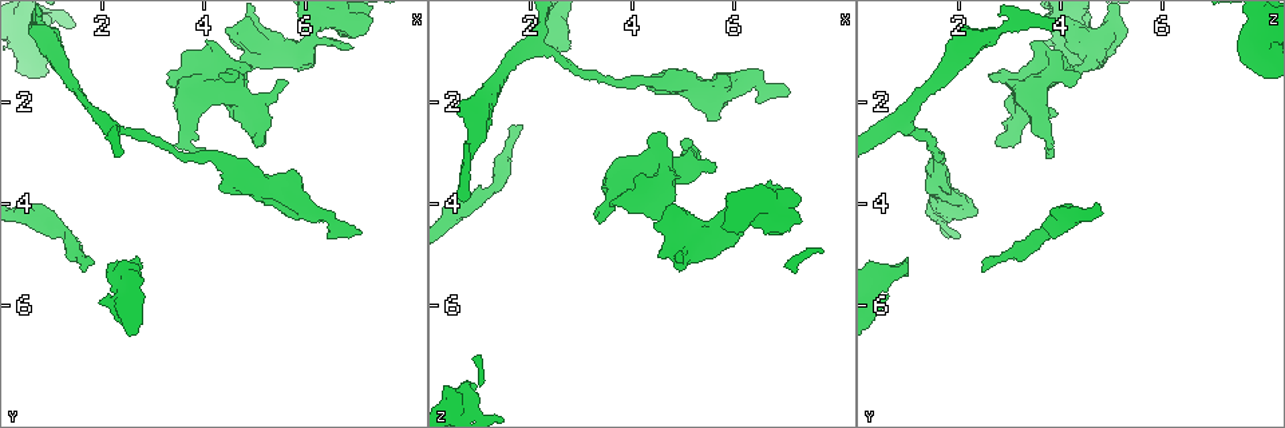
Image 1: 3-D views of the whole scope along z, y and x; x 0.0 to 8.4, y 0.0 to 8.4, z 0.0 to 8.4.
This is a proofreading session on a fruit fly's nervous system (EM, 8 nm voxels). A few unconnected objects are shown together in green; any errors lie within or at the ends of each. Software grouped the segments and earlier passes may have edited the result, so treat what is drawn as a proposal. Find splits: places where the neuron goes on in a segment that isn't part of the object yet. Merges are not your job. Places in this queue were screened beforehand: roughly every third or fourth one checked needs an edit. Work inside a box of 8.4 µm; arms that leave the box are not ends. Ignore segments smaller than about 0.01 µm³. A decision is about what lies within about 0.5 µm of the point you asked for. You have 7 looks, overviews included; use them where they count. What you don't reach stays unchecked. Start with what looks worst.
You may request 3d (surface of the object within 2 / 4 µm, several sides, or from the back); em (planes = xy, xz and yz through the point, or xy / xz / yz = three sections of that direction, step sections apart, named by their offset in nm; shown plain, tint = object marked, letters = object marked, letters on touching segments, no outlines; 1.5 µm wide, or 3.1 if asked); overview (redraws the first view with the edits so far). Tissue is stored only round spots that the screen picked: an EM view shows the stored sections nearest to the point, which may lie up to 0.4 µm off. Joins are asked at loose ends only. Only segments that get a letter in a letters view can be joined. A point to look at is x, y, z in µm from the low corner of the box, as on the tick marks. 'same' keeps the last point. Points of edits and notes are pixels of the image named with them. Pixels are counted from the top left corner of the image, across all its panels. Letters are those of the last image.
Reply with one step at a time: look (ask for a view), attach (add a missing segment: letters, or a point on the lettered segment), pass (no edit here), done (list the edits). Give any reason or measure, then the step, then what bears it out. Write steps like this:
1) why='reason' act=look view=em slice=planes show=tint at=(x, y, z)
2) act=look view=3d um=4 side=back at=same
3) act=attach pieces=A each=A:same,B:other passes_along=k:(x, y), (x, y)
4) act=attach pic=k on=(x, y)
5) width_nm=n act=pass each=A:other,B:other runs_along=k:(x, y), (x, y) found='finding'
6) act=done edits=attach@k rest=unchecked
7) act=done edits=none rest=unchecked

why='an open end' act=look view=3d um=4 at=(1.70, 5.30, 2.50)

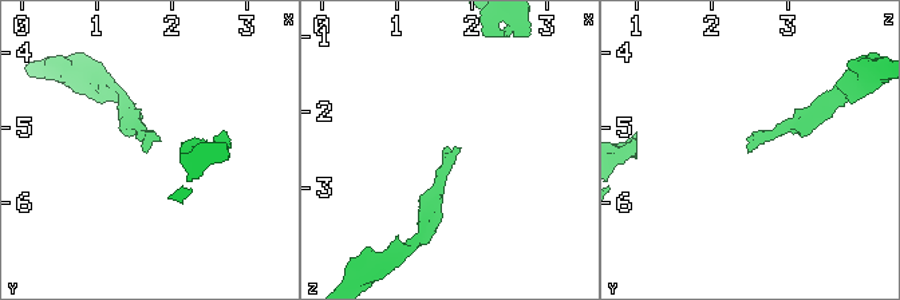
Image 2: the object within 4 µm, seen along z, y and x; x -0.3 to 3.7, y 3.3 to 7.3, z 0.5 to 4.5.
act=look view=em slice=xz step=8 show=tint at=(1.65, 5.40, 2.50)

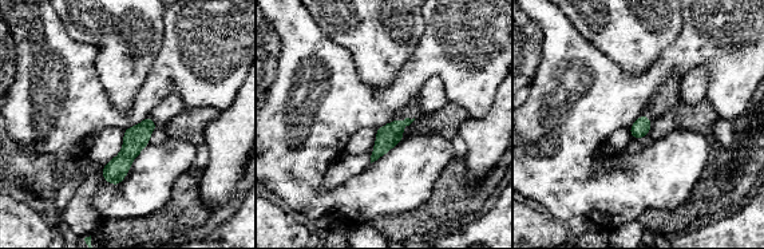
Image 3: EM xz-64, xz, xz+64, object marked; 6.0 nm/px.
act=look view=em slice=xy step=4 show=letters at=same

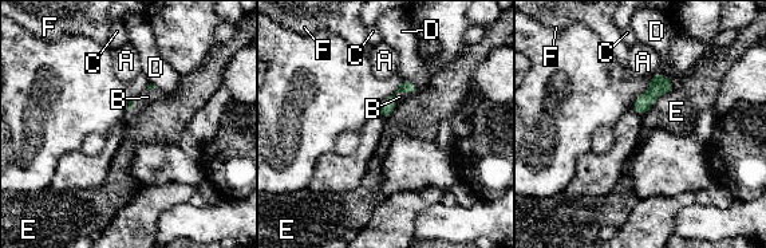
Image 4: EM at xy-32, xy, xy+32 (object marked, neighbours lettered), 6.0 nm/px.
act=attach pieces=B each=A:other,B:same,C:other,D:other,E:other,F:other found='it goes on there'

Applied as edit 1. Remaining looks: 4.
act=look view=3d um=2 at=(4.10, 0.75, 3.55)

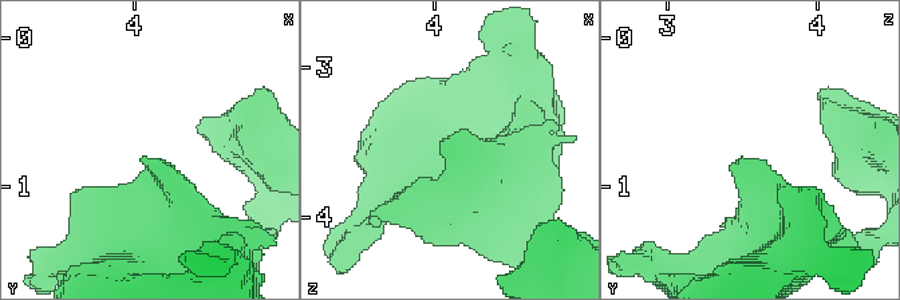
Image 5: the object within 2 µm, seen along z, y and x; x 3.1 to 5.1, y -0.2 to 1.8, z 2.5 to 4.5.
why='now the EM' act=look view=em slice=xz step=4 show=letters at=(4.06, 0.80, 3.54)

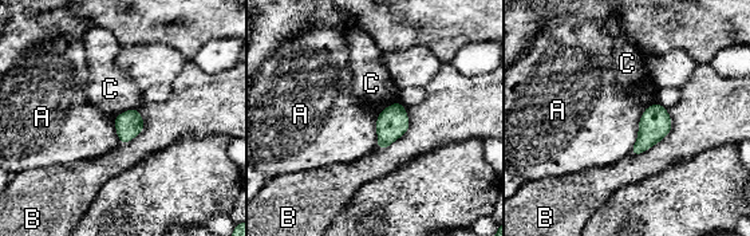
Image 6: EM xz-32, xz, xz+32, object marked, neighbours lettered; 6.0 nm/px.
width_nm=160 act=pass each=A:other,B:other,C:other border=6:(667, 109), (671, 129), (630, 154) found='no lettered segment goes on from it'

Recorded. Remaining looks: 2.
why='an open end' act=look view=em slice=planes show=letters at=(5.10, 2.75, 2.70)

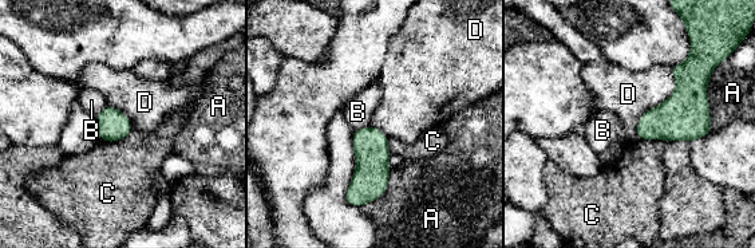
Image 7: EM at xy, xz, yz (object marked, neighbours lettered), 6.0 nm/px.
act=pass each=A:other,B:other,C:other,D:other border=7:(671, 67), (637, 138) found='no lettered segment goes on from it'

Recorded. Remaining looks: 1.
act=done edits=attach@4 rest=unchecked

